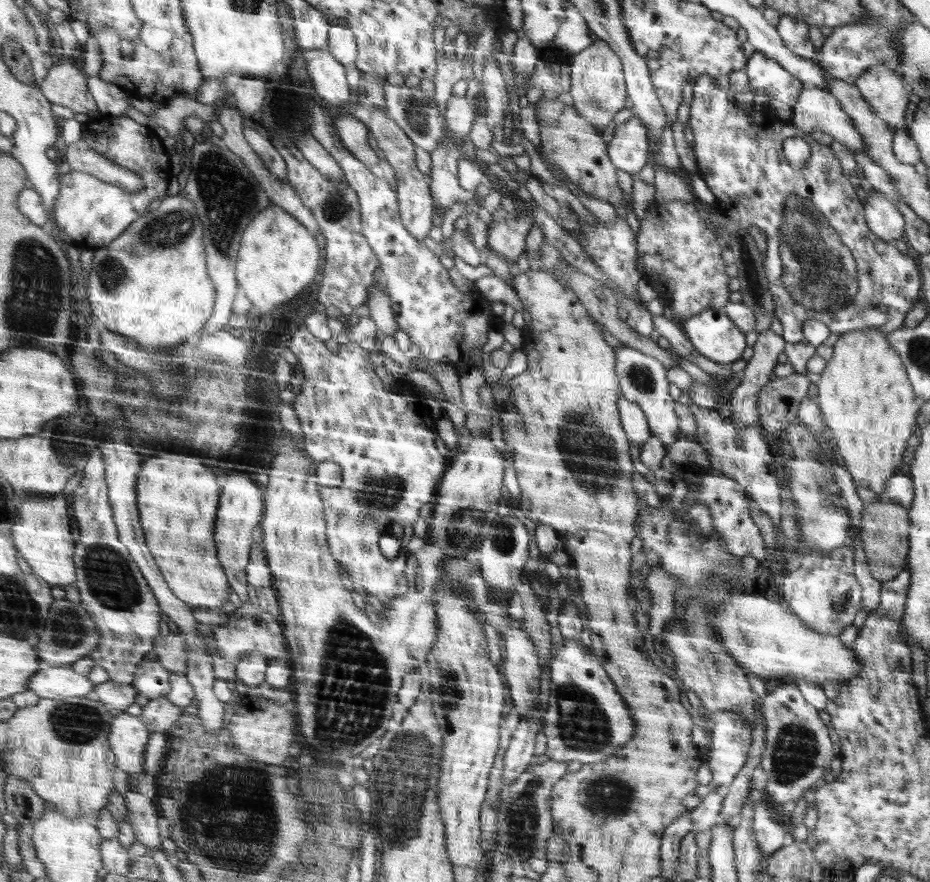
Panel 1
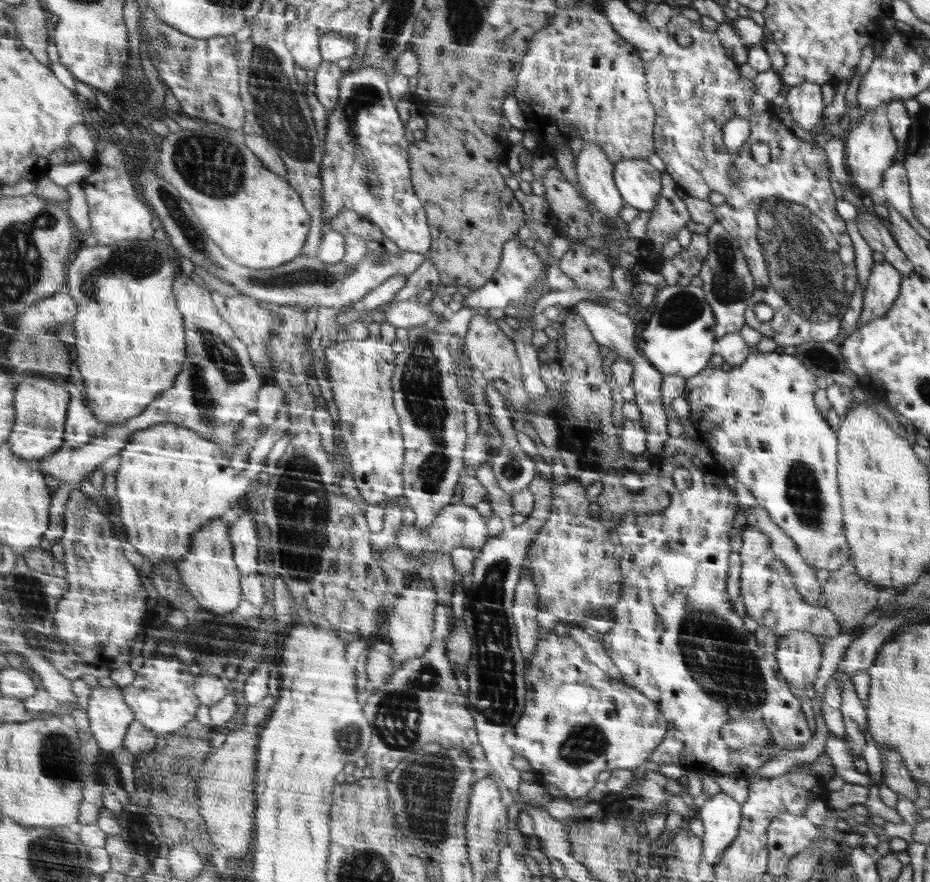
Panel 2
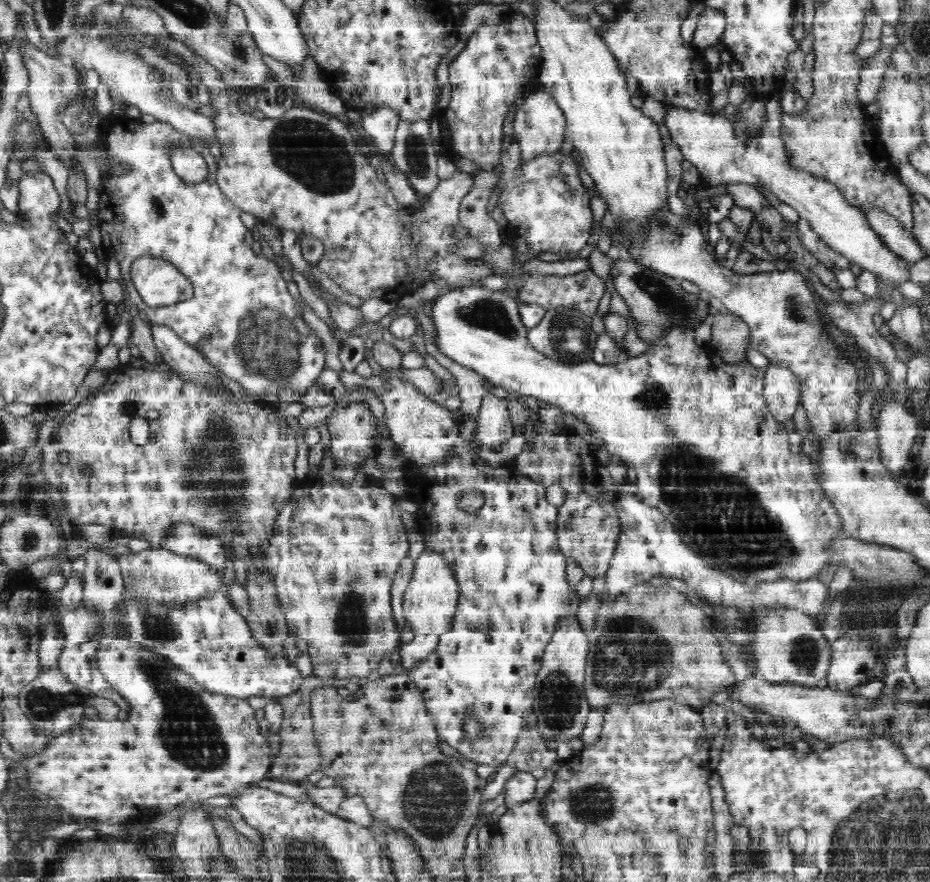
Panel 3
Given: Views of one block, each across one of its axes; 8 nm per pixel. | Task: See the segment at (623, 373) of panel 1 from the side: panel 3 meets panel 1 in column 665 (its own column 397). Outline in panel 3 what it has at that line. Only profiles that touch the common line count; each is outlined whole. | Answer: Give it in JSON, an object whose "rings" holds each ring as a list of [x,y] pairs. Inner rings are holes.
{"rings":[[[392,366],[392,370],[382,368],[380,372],[376,370],[374,390],[380,396],[380,402],[384,402],[392,442],[400,448],[408,462],[428,482],[432,482],[428,500],[424,500],[416,512],[418,526],[422,524],[426,552],[444,556],[444,560],[452,564],[452,572],[456,572],[456,584],[460,584],[460,602],[450,632],[442,634],[438,648],[416,668],[408,670],[408,674],[412,674],[412,682],[424,690],[424,704],[428,706],[428,714],[436,718],[440,740],[458,750],[470,766],[488,764],[492,768],[500,768],[516,748],[518,736],[526,728],[526,718],[534,714],[536,678],[542,668],[544,650],[560,622],[578,614],[584,598],[580,598],[578,588],[568,582],[568,558],[558,548],[556,534],[558,506],[546,502],[546,486],[518,474],[512,464],[504,464],[504,478],[486,480],[486,466],[482,458],[478,458],[474,442],[460,436],[460,426],[452,422],[452,410],[436,406],[428,394],[422,394],[416,386],[402,382],[398,378],[402,368],[404,366]],[[466,482],[472,482],[472,486],[484,494],[484,506],[480,510],[470,512],[460,508],[460,494],[464,494]],[[468,718],[480,718],[480,722],[484,722],[484,732],[480,736],[472,738],[464,732],[464,722],[468,722]]]}

